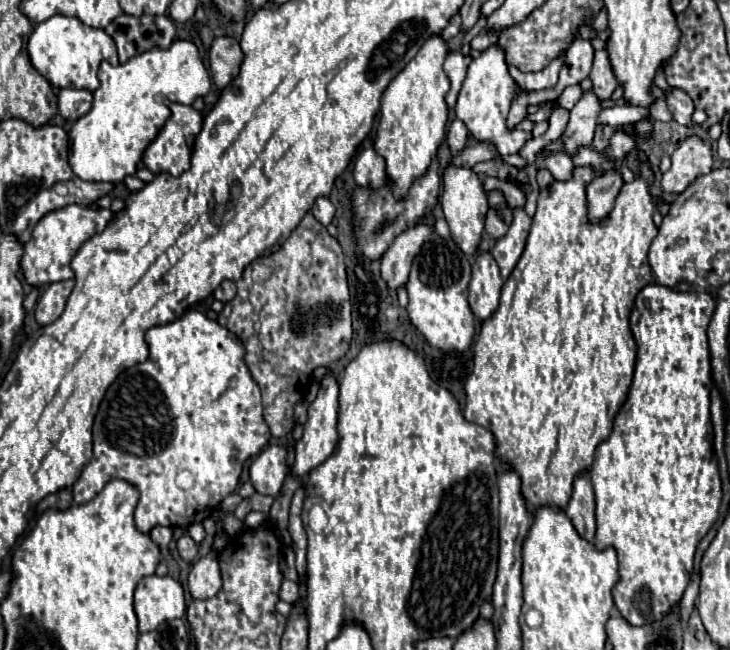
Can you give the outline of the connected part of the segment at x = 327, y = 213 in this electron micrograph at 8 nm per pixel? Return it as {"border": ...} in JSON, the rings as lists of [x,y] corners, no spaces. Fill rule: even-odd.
{"border":[[[318,198],[318,200],[314,202],[314,206],[312,206],[310,212],[312,212],[314,218],[316,218],[320,224],[324,224],[324,226],[328,226],[328,224],[332,222],[332,218],[334,218],[334,206],[332,206],[332,202],[330,202],[328,198]]]}

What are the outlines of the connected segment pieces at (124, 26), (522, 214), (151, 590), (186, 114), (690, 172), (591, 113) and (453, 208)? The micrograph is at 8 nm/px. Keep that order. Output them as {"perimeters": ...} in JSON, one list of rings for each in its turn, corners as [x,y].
{"perimeters":[[[[124,12],[118,18],[114,18],[104,28],[104,32],[116,42],[120,62],[124,62],[124,60],[148,50],[148,48],[154,48],[156,44],[160,44],[160,48],[168,48],[168,44],[176,38],[174,22],[168,16],[130,16],[130,14],[124,14]]],[[[514,208],[512,224],[510,224],[508,232],[492,248],[492,256],[496,258],[496,262],[500,266],[500,274],[502,274],[504,280],[510,276],[512,268],[516,266],[518,258],[524,252],[526,238],[528,238],[528,232],[530,232],[530,224],[532,224],[532,218],[526,214],[526,210]]],[[[148,576],[140,580],[134,592],[134,612],[138,618],[138,632],[156,630],[158,624],[168,618],[182,618],[186,604],[180,582],[170,576]]],[[[168,104],[168,108],[170,108],[172,116],[164,124],[164,128],[156,136],[156,140],[146,148],[142,160],[152,174],[168,172],[172,176],[180,176],[182,172],[186,172],[190,168],[190,156],[192,156],[194,140],[202,128],[202,114],[198,110],[194,110],[192,106],[184,106],[184,104]]],[[[696,134],[684,138],[672,154],[672,166],[662,176],[662,190],[666,194],[680,194],[696,176],[712,170],[712,146],[706,138]]],[[[586,90],[576,106],[570,110],[570,122],[564,132],[564,150],[574,154],[580,146],[588,146],[594,138],[594,130],[598,124],[600,100],[594,90]]],[[[448,164],[444,168],[440,206],[444,210],[444,216],[448,220],[448,226],[452,230],[452,238],[456,240],[456,244],[460,244],[460,248],[466,254],[474,254],[480,244],[482,230],[484,230],[484,216],[488,210],[488,200],[486,200],[484,188],[482,188],[482,180],[476,176],[476,172],[472,168],[462,168],[462,166],[454,166],[454,164]]]]}

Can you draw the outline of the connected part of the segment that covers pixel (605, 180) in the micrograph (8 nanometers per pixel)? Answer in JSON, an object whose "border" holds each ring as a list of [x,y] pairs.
{"border":[[[602,172],[596,176],[596,180],[586,188],[588,194],[588,208],[590,208],[590,220],[600,222],[608,216],[612,210],[614,198],[620,192],[622,178],[616,172]]]}

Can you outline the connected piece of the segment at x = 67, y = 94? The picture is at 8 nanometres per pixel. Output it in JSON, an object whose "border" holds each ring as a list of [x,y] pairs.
{"border":[[[64,88],[58,94],[58,110],[66,120],[78,120],[92,108],[92,94],[88,90]]]}

